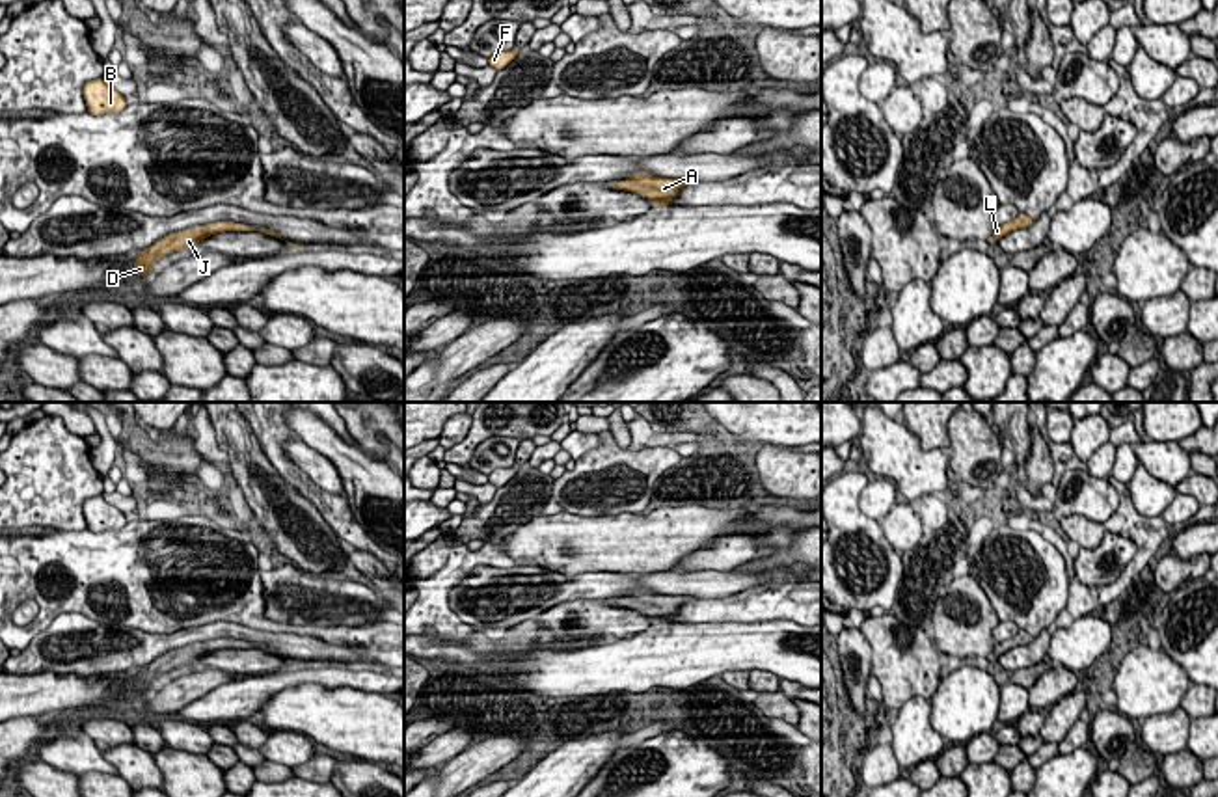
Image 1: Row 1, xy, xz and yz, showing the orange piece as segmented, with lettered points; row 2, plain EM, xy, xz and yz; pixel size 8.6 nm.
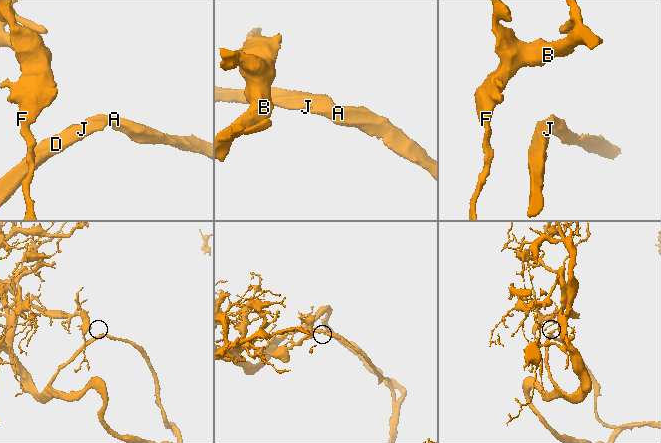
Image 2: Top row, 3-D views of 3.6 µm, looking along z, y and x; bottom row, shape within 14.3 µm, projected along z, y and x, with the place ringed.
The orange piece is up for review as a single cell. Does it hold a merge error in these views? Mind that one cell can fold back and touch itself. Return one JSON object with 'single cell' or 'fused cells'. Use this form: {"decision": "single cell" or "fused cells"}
{"decision": "single cell"}

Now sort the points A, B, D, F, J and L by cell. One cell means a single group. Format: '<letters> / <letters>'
A B D F J L

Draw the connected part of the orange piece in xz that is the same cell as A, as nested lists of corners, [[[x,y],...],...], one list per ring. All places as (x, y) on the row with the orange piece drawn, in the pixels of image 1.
[[[646,171],[633,173],[628,181],[616,181],[616,190],[639,194],[654,203],[654,207],[670,207],[667,201],[674,197],[691,179],[652,177]]]

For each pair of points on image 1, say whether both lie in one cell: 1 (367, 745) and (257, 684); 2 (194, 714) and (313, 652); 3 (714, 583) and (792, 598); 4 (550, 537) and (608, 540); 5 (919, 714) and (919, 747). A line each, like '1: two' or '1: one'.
1: two
2: two
3: two
4: one
5: one

